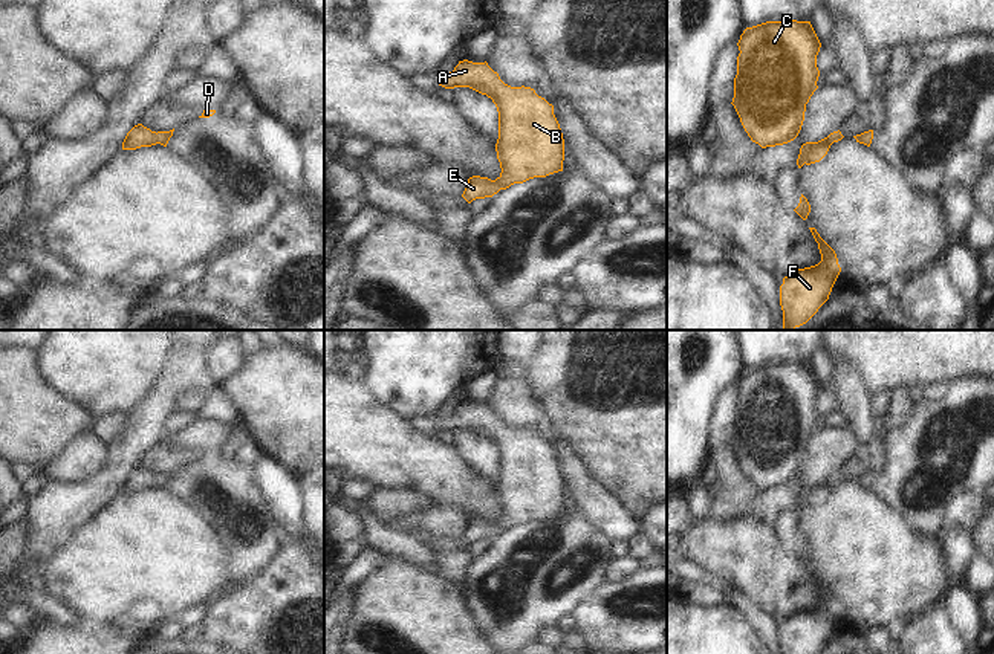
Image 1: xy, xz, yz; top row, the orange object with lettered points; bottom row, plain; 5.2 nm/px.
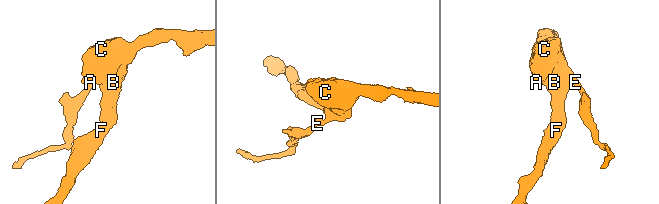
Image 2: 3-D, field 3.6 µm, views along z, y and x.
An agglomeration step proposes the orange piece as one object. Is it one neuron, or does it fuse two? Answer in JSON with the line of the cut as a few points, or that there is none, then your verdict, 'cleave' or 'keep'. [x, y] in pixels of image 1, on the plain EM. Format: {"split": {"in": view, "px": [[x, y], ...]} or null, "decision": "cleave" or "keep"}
{"split": null, "decision": "keep"}

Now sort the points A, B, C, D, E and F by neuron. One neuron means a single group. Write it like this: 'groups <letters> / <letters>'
groups A B C D E F

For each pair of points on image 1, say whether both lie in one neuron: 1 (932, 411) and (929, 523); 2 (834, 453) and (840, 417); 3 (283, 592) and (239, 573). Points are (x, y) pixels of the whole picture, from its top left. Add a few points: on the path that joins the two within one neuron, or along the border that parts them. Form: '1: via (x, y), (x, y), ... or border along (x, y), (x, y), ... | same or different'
1: via (921, 440), (910, 500) | same
2: border along (826, 425), (849, 428) | different
3: border along (277, 553), (257, 573), (230, 589) | different

